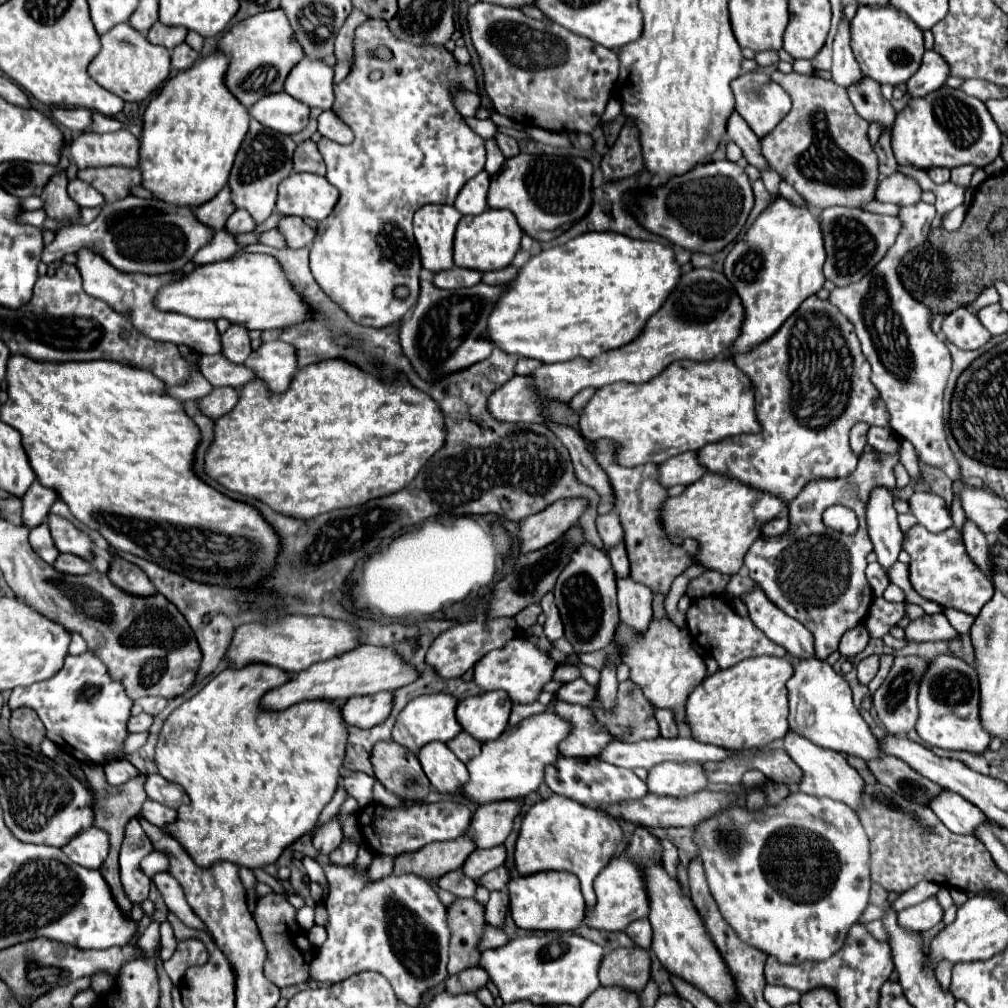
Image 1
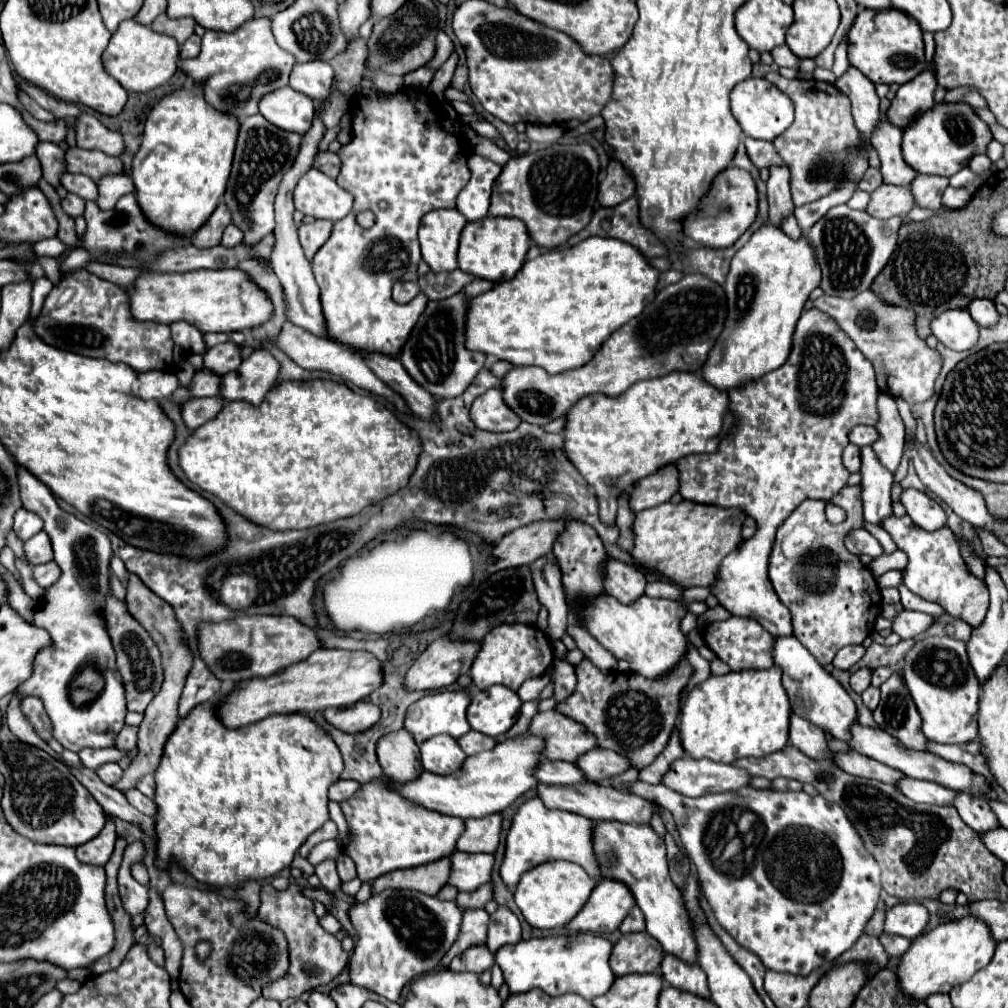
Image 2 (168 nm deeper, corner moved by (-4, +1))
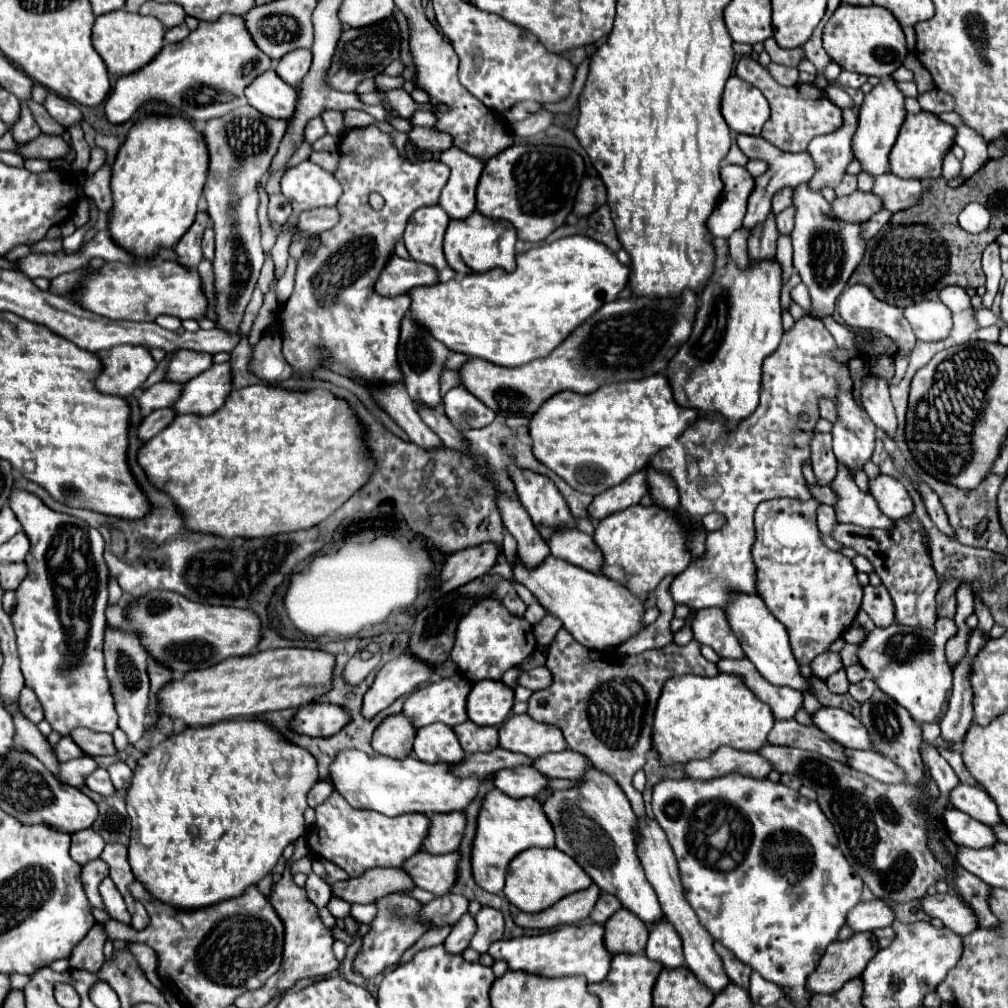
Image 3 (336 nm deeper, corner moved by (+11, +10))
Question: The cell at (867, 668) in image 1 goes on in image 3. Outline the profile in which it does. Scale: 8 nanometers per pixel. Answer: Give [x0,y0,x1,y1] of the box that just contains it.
[827,669,849,695]

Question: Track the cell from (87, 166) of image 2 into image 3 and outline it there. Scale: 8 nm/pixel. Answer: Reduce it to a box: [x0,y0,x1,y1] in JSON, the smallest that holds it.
[17,133,69,159]

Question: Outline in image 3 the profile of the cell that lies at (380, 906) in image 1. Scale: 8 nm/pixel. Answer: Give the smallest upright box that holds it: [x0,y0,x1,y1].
[353,893,425,977]

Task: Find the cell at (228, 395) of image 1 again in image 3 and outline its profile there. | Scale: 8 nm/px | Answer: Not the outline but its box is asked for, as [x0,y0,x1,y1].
[137,409,175,441]

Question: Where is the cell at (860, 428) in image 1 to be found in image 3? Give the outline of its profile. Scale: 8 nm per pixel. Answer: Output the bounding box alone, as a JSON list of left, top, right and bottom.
[811,433,837,485]

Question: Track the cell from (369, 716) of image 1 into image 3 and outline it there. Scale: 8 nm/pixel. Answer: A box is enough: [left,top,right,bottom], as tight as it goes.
[289,703,349,737]

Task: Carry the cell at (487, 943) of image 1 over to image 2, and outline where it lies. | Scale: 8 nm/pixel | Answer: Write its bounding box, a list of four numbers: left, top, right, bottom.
[450,910,488,956]

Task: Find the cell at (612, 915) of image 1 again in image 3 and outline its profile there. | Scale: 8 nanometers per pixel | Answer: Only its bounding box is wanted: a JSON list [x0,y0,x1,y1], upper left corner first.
[513,885,599,929]

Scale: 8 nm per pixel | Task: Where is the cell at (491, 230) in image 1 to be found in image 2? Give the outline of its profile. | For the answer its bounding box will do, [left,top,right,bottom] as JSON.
[458,216,530,282]

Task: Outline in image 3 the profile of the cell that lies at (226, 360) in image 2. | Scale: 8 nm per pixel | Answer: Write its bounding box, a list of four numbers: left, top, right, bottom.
[165,349,213,383]

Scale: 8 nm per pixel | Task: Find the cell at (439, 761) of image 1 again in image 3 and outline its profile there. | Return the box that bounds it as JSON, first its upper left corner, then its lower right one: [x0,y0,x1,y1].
[413,723,465,763]

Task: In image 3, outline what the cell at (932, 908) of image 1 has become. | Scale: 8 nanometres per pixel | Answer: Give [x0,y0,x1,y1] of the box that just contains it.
[845,899,895,933]

